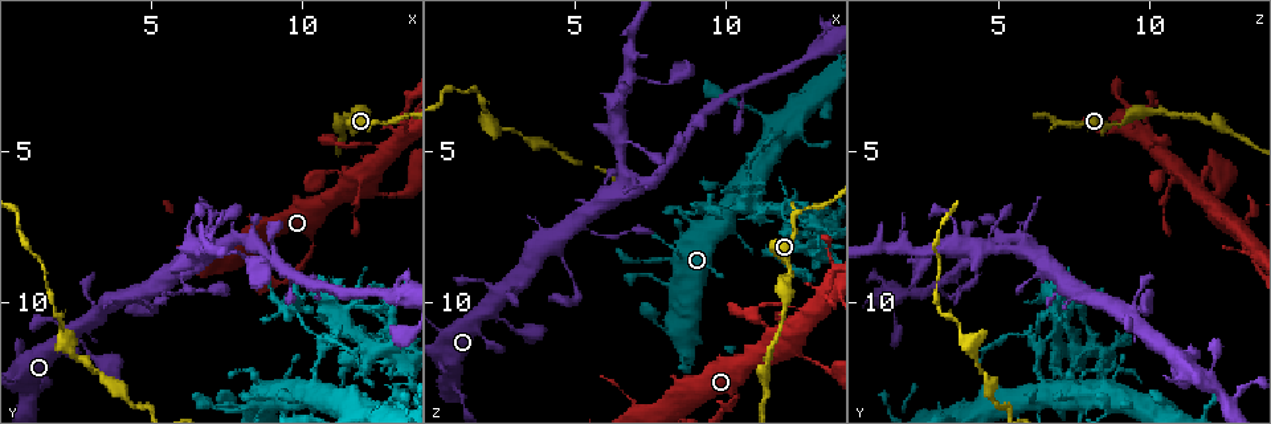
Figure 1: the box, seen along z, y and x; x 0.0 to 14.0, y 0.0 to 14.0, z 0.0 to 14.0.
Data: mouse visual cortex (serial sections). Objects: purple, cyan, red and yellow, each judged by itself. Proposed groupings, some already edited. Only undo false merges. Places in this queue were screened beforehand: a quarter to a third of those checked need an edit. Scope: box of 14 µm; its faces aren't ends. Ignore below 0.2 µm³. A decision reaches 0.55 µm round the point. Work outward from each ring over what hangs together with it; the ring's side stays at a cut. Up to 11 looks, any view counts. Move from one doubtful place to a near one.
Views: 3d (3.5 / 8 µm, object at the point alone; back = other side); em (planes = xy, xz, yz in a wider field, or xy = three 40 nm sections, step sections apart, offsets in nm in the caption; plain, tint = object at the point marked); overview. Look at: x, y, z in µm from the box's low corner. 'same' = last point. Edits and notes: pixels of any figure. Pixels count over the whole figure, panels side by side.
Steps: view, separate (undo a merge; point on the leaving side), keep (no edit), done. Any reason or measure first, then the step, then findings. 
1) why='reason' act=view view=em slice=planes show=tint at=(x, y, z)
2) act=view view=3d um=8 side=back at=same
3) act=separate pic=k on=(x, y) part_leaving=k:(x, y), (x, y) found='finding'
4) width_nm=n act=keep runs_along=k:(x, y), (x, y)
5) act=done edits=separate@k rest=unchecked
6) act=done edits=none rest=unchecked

act=view view=3d um=8 at=(12.7, 4.0, 6.9)

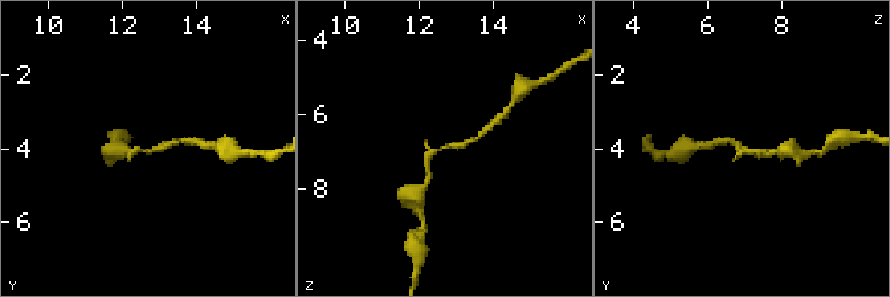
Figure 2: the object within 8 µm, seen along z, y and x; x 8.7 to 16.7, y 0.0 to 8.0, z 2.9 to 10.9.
act=view view=3d um=3.5 at=(12.8, 4.0, 7.0)

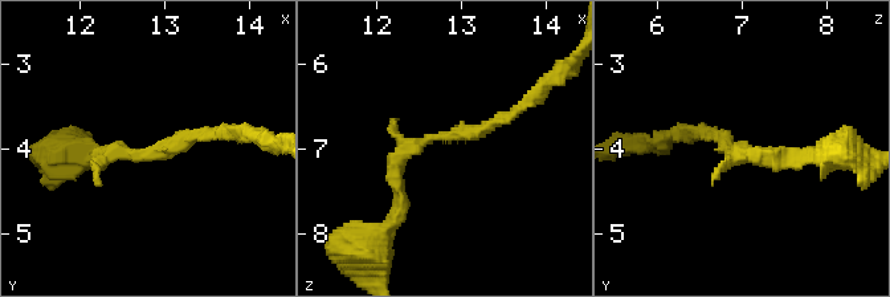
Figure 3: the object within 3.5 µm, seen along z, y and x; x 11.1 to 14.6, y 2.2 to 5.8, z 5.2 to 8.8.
act=view view=em slice=xy step=5 show=tint at=(12.70, 4.05, 6.90)

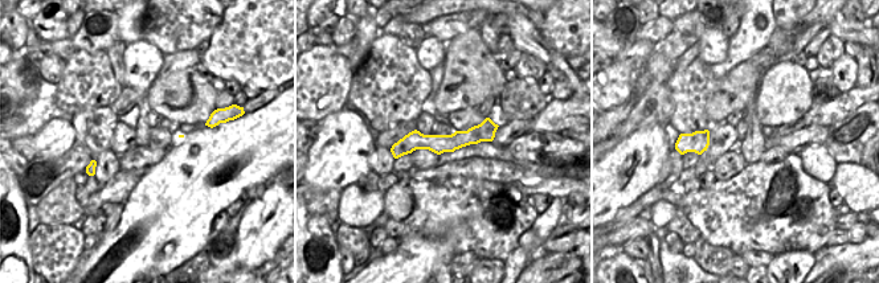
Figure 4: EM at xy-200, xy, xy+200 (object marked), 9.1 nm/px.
act=keep runs_along=4:(493, 127), (395, 151) found='continuous, no second cell'

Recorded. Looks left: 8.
why='narrows sharply' act=view view=3d um=8 at=(10.4, 12.6, 6.4)

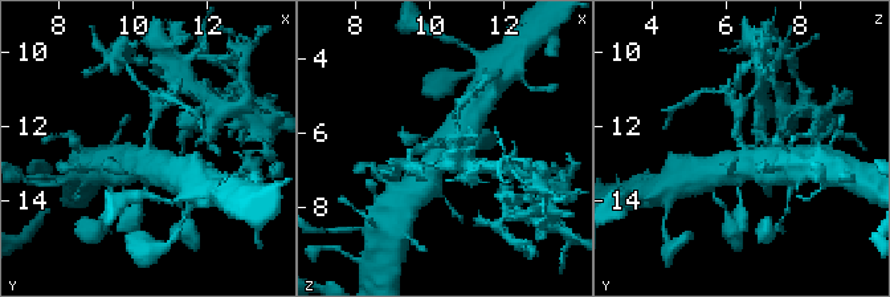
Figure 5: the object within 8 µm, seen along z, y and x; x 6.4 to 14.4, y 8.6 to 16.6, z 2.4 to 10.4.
act=view view=3d um=3.5 side=back at=(10.4, 12.6, 6.4)

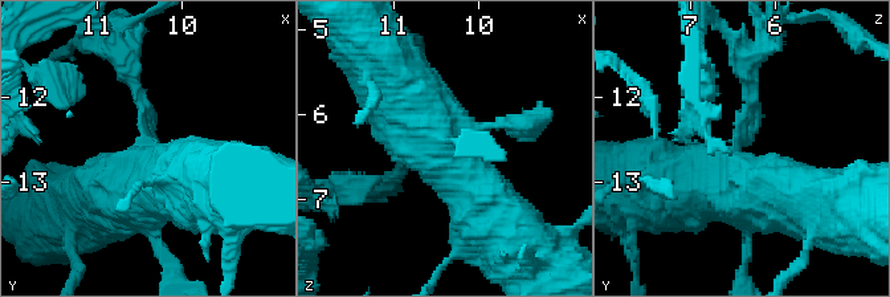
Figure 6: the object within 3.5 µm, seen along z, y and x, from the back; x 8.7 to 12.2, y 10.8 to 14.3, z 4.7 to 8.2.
why='now the EM' act=view view=em slice=xy step=3 show=tint at=(10.40, 12.60, 6.45)

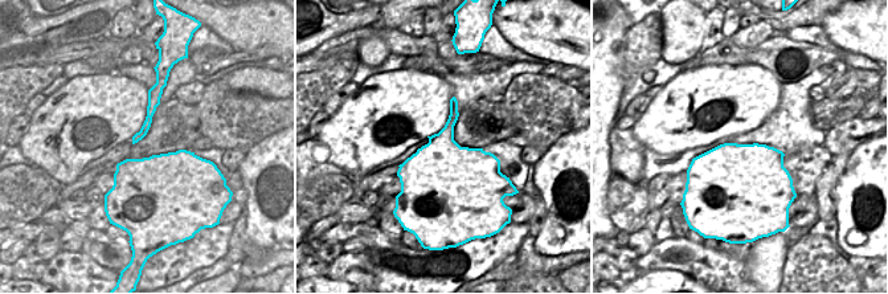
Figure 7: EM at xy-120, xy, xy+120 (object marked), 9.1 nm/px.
act=separate pic=6 on=(135, 81) border=7:(449, 115), (454, 125) found='two cells meet here'

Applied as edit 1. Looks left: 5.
act=view view=overview

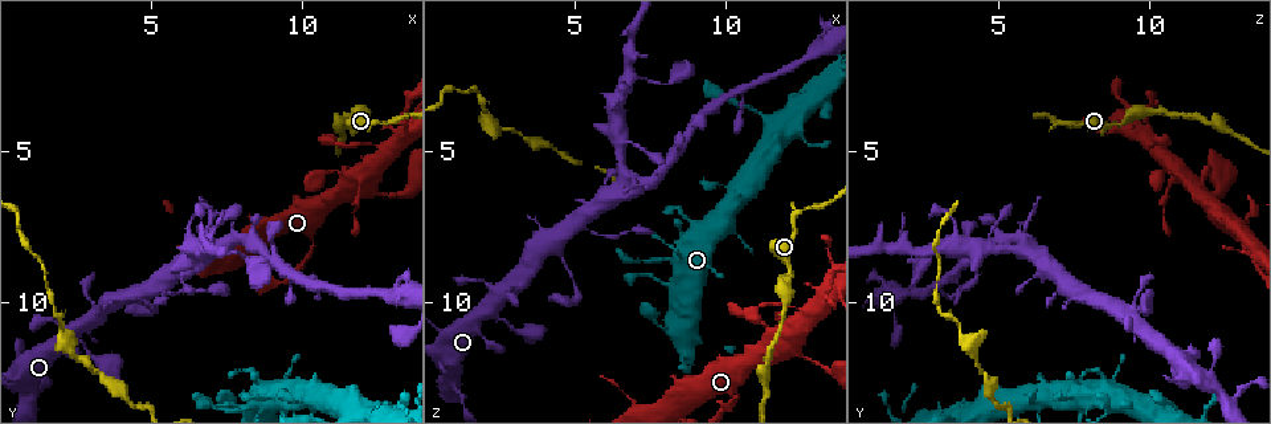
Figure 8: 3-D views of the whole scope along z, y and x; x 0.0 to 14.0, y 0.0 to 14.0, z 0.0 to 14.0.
why='side arm on a straight run' act=view view=3d um=3.5 at=(6.8, 8.4, 2.5)

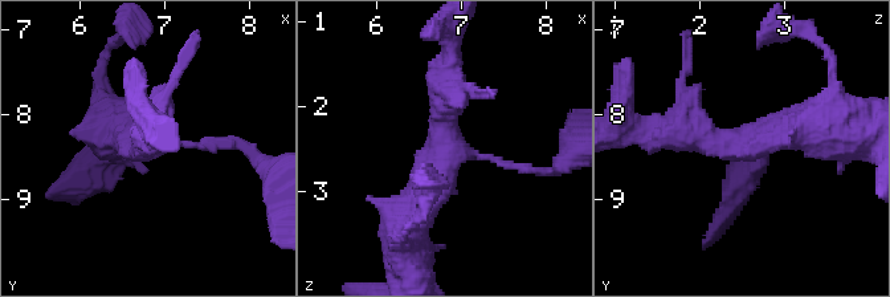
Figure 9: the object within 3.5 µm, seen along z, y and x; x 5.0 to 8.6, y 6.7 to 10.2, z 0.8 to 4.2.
arms=3 arm_widths_nm=100,400,450 why='need the tissue' act=view view=em slice=xy step=2 show=tint at=(6.80, 8.35, 2.45)

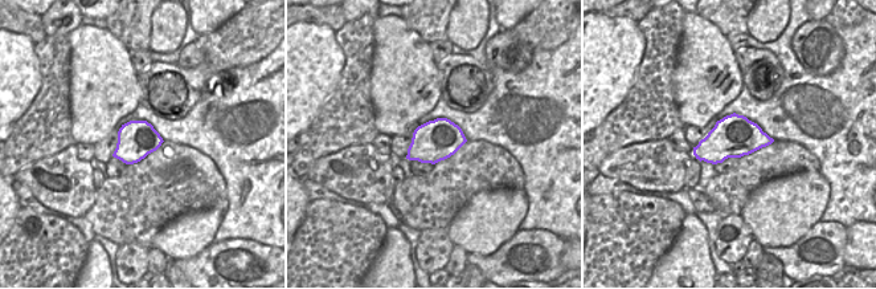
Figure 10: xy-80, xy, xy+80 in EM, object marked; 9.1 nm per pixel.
act=view view=em slice=xy step=1 show=tint at=same

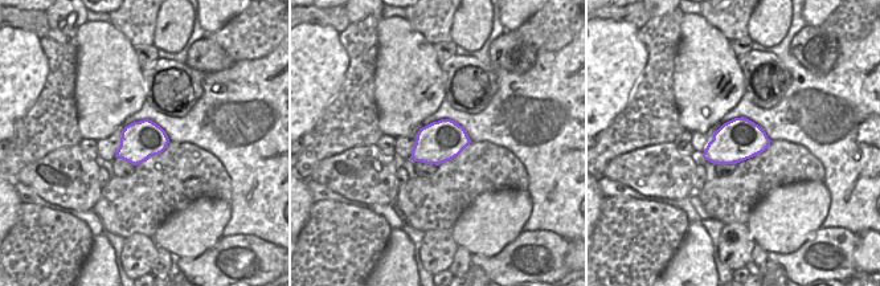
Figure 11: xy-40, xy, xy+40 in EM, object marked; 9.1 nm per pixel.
width_nm=380 act=keep runs_along=9:(403, 219), (440, 182), (448, 60) found='one cell here'

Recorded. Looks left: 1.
act=done edits=separate@6 rest=unchecked

